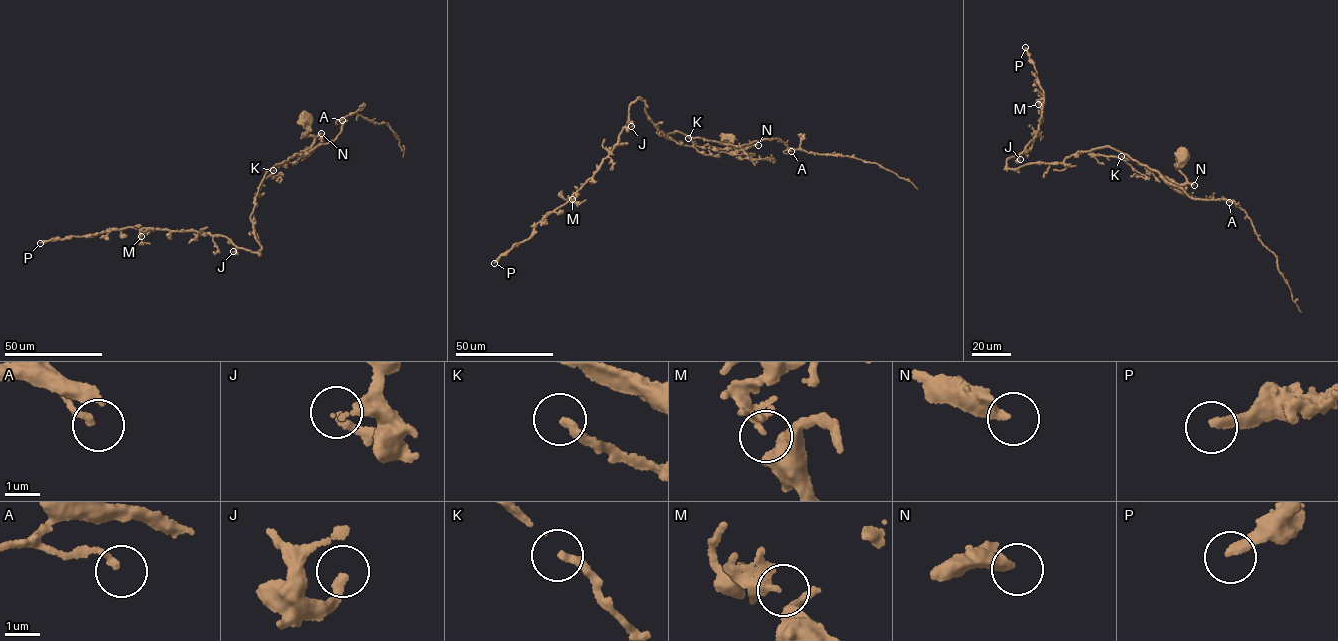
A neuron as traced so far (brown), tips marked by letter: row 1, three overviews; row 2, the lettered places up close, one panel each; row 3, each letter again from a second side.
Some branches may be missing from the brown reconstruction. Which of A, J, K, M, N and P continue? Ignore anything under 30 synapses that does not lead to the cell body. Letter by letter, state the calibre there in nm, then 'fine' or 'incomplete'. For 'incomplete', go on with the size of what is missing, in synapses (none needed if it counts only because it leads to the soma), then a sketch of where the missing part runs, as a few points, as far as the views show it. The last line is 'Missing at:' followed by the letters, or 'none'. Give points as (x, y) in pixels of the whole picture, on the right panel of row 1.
A: 180 nm | fine
J: 240 nm | fine
K: 240 nm | fine
M: 200 nm | fine
N: 320 nm | incomplete | 60 syn | (1194, 185), (1206, 182), (1235, 195), (1242, 203), (1242, 209), (1236, 209), (1233, 224)
P: 240 nm | fine
Missing at: N

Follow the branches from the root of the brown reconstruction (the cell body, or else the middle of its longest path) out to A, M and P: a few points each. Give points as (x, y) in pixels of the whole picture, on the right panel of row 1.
A: (1184, 157), (1176, 168), (1185, 175), (1186, 182), (1171, 184), (1195, 199), (1224, 198), (1229, 202)
M: (1184, 157), (1179, 184), (1134, 160), (1084, 151), (1008, 168), (1035, 137), (1038, 104)
P: (1184, 157), (1179, 184), (1134, 160), (1084, 151), (1008, 168), (1035, 137), (1044, 101), (1025, 47)

